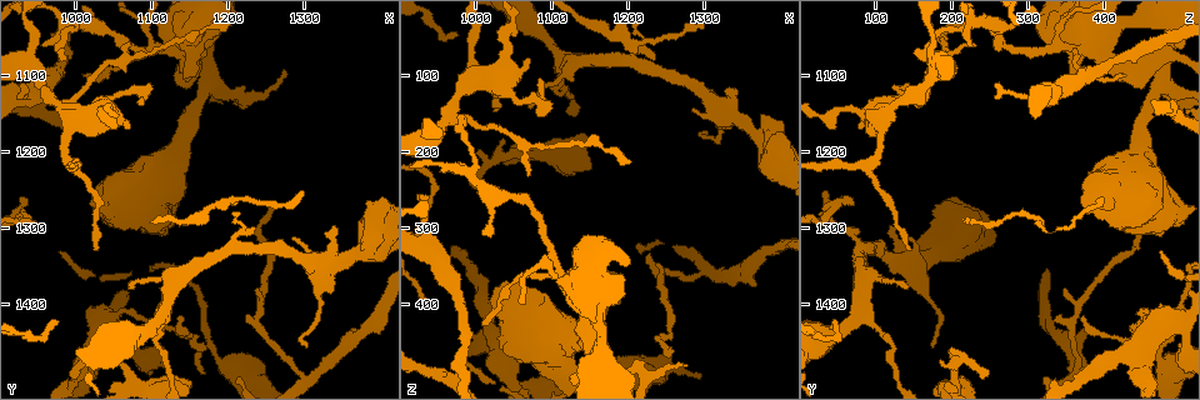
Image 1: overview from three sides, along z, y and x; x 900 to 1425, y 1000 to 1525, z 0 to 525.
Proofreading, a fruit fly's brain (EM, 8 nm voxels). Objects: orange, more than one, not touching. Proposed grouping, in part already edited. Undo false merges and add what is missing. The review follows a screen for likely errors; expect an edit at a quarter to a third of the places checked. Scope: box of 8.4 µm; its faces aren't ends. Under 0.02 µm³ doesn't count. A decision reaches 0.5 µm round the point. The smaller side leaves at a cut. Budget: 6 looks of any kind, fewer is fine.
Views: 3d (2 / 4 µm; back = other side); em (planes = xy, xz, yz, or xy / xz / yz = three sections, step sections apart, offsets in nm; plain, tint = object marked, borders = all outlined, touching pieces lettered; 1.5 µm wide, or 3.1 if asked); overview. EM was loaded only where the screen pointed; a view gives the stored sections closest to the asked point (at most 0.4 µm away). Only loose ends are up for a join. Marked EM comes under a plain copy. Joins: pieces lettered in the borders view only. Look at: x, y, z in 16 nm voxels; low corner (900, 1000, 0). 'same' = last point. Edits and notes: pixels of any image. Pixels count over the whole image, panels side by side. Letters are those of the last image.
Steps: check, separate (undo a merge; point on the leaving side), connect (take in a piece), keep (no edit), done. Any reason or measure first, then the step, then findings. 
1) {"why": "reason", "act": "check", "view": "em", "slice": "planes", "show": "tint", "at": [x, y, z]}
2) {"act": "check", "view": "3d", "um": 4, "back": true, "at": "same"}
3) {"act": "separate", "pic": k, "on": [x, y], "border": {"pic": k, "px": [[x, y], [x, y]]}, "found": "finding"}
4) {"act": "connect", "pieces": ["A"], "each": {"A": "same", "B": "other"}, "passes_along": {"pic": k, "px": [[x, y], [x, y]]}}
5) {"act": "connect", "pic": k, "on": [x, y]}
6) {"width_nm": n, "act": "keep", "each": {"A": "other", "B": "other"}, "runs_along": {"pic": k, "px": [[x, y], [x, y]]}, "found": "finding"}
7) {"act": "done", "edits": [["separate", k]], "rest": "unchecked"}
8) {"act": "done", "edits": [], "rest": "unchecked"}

{"why": "abrupt turn", "act": "check", "view": "em", "slice": "planes", "show": "tint", "at": [1305, 1495, 360]}

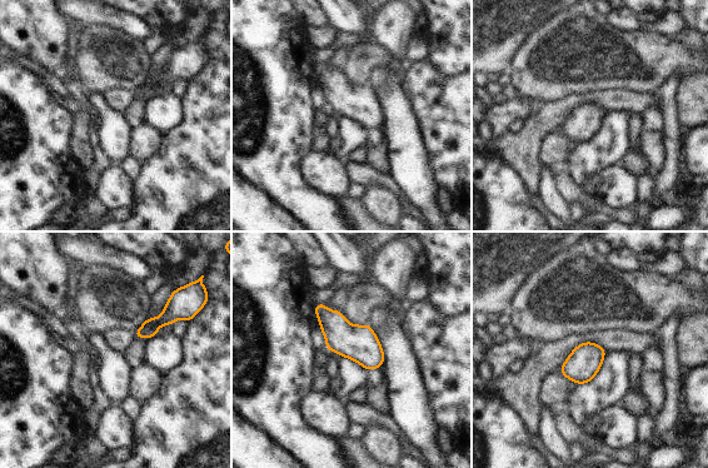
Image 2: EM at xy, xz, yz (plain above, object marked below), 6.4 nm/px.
{"act": "check", "view": "em", "slice": "planes", "show": "borders", "at": "same"}

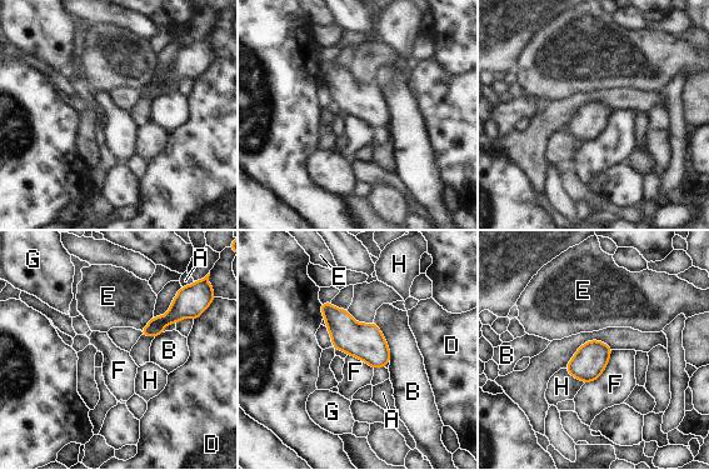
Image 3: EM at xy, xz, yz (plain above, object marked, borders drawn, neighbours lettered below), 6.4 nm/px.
{"width_nm": 220, "act": "keep", "each": {"A": "other", "B": "other", "D": "other", "E": "other", "F": "other", "G": "other", "H": "other"}, "found": "all the same cell"}

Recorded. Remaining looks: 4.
{"why": "calibre changes", "act": "check", "view": "em", "slice": "planes", "show": "borders", "at": [1215, 1130, 490]}

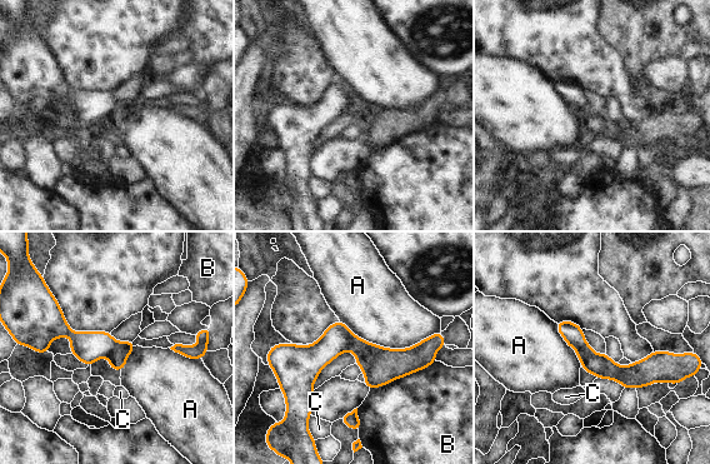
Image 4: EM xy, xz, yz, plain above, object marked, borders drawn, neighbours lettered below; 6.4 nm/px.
{"width_nm": 150, "longest_contact_nm": ["A", 650], "act": "separate", "pic": 4, "on": [380, 364], "each": {"A": "other", "B": "other", "C": "other"}, "found": "a second cell is stuck on"}

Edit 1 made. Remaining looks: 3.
{"why": "see it whole again", "act": "check", "view": "overview"}

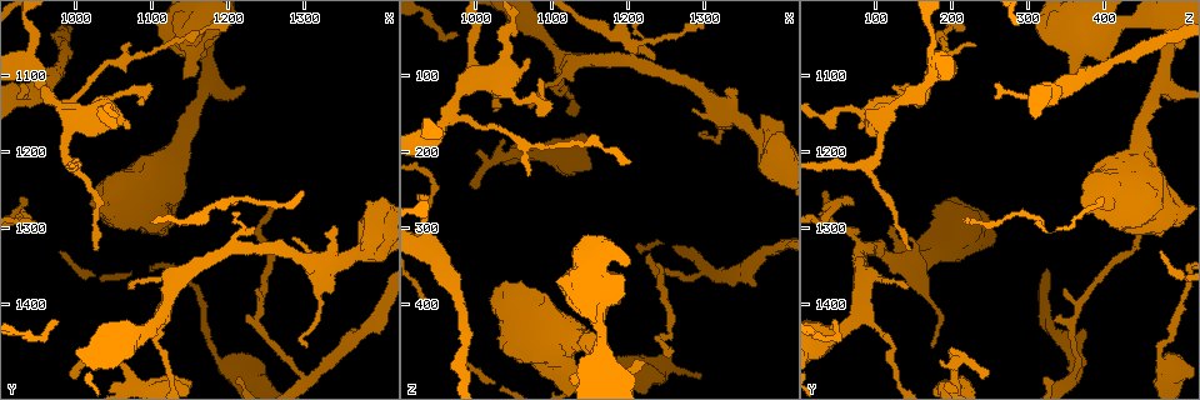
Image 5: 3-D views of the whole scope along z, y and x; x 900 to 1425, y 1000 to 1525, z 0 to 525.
{"why": "thin end", "act": "check", "view": "em", "slice": "yz", "step": 8, "show": "borders", "at": [1025, 1330, 145]}

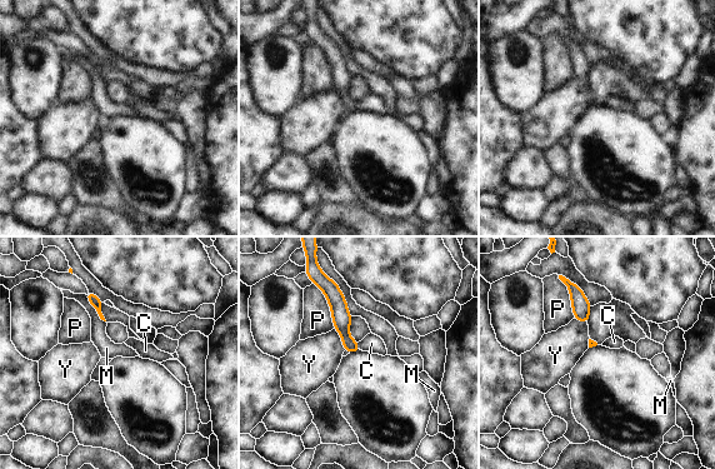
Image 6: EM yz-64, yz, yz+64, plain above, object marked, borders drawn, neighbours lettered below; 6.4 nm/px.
{"act": "connect", "pieces": ["C"], "each": {"C": "same", "M": "other", "P": "other", "Y": "other"}, "found": "it goes on there"}

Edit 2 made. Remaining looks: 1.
{"act": "done", "edits": [["separate", 4], ["connect", 6]], "rest": "unchecked"}

